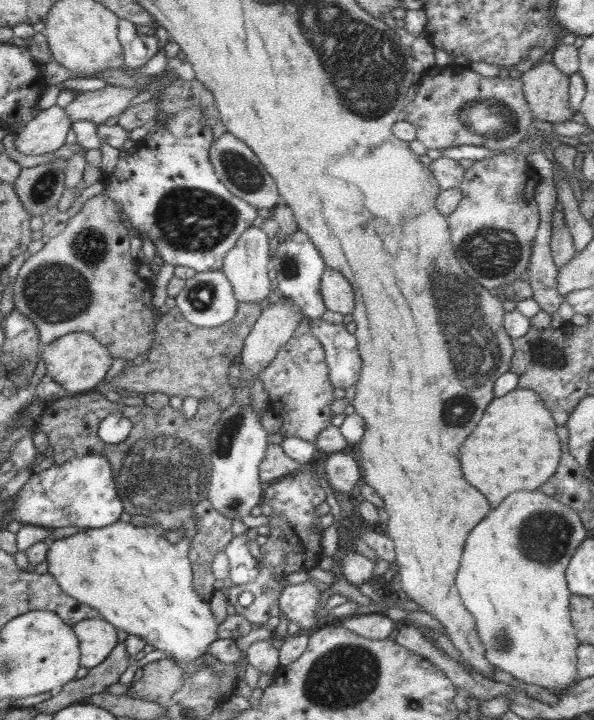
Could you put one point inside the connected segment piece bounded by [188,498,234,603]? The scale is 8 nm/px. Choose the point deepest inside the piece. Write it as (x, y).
(213, 530)

